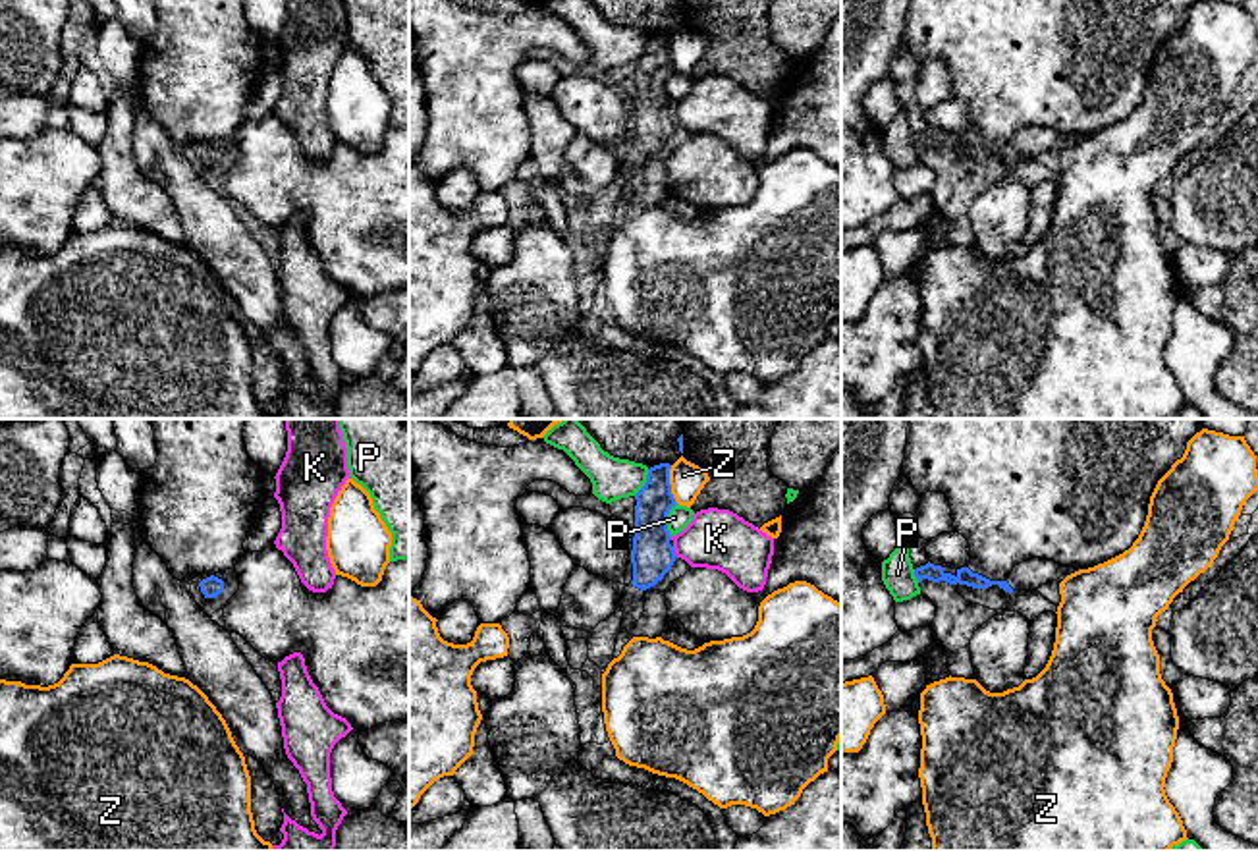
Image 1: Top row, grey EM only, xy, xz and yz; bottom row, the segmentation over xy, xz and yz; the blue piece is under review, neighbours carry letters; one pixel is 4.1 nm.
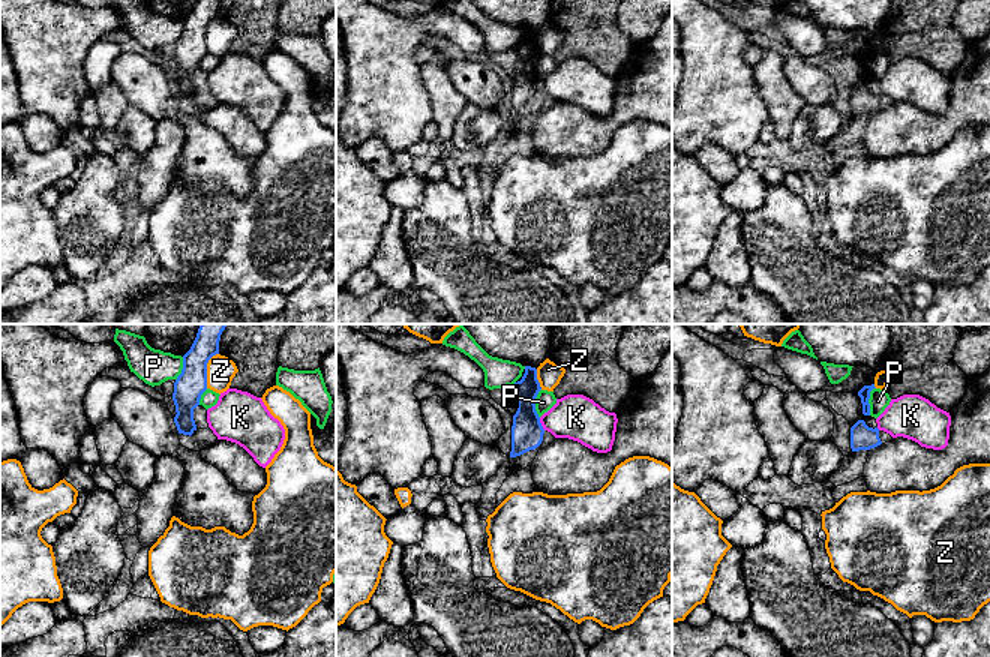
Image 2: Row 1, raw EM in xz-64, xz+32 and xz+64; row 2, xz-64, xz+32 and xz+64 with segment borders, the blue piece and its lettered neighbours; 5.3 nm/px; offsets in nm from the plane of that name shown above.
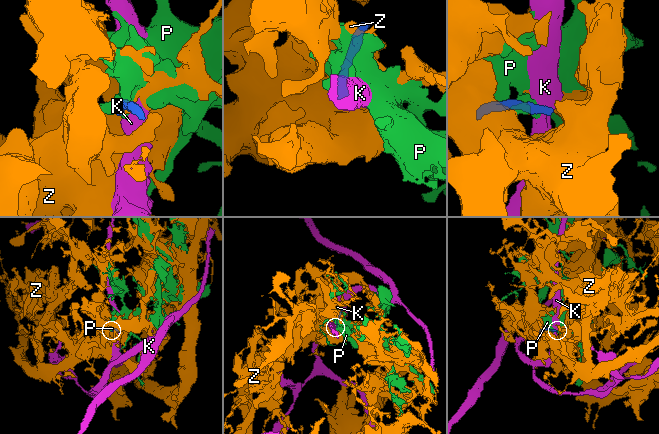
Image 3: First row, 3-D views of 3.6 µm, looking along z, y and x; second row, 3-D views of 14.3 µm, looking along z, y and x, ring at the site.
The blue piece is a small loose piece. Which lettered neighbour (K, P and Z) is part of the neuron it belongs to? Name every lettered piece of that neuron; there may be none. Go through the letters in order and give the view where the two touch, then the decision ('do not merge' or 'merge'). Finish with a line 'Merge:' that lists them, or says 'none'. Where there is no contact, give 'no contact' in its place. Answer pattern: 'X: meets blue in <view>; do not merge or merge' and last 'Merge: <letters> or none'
K: meets blue in xz; do not merge
P: meets blue in xz; do not merge
Z: meets blue in xz; do not merge
Merge: none

